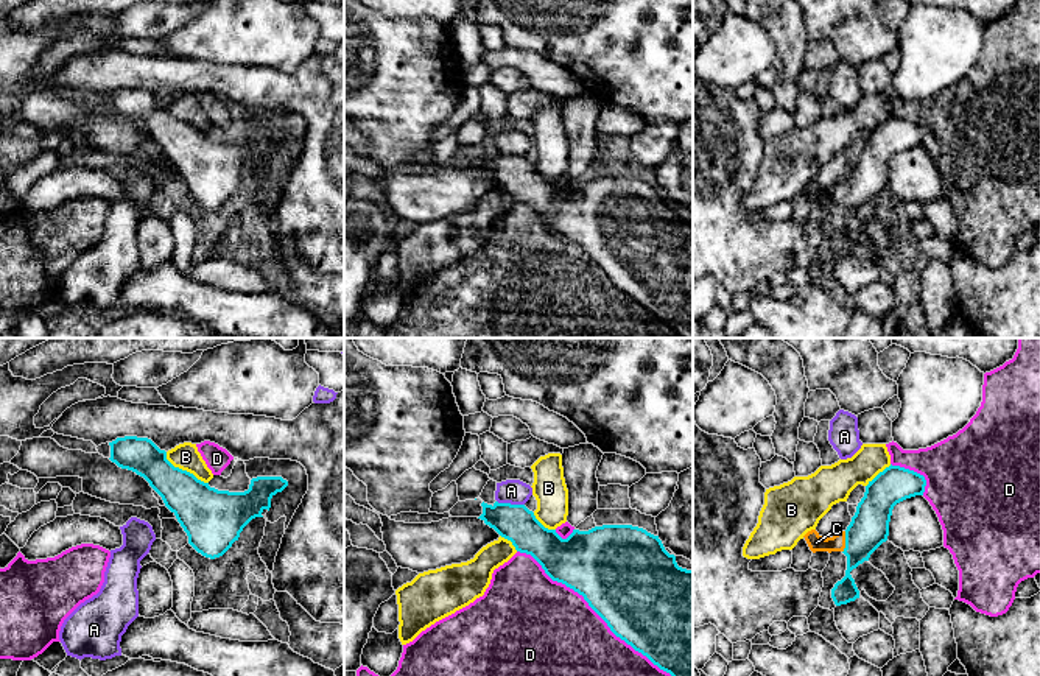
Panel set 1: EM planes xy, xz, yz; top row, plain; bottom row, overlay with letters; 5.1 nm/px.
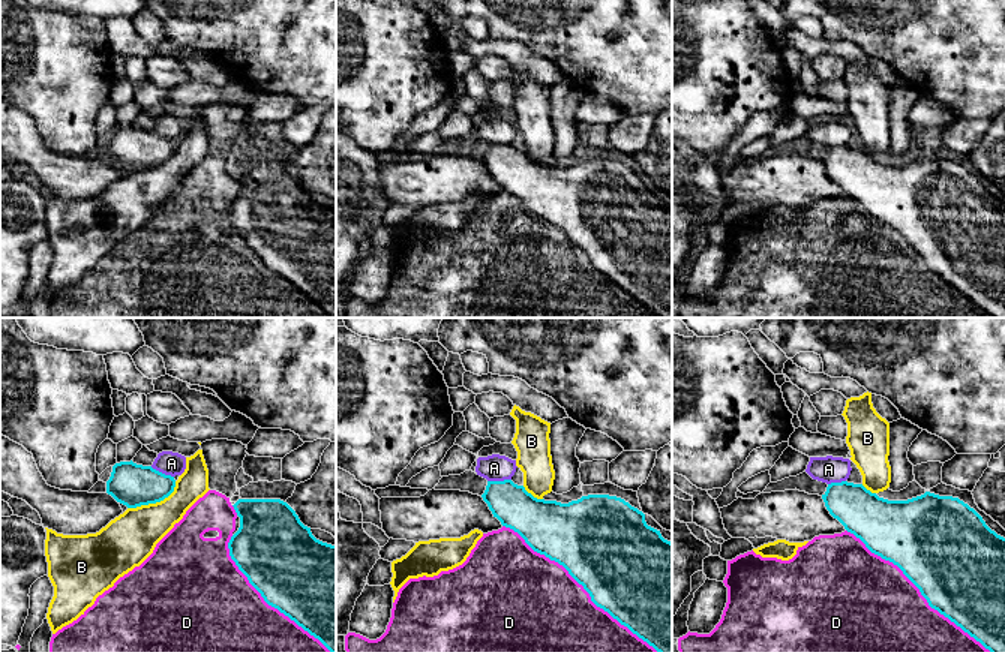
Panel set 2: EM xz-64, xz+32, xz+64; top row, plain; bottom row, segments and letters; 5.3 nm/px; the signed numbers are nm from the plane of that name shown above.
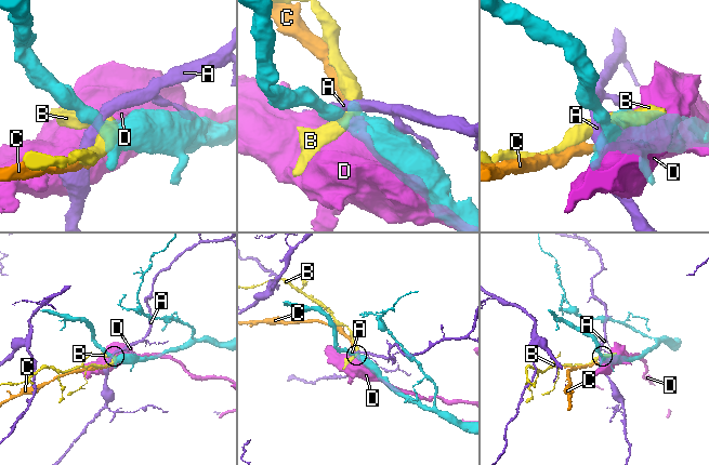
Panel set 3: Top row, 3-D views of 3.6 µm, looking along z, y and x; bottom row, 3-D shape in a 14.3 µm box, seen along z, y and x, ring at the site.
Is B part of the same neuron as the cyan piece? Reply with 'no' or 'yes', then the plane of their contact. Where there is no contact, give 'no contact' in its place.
no | xy

